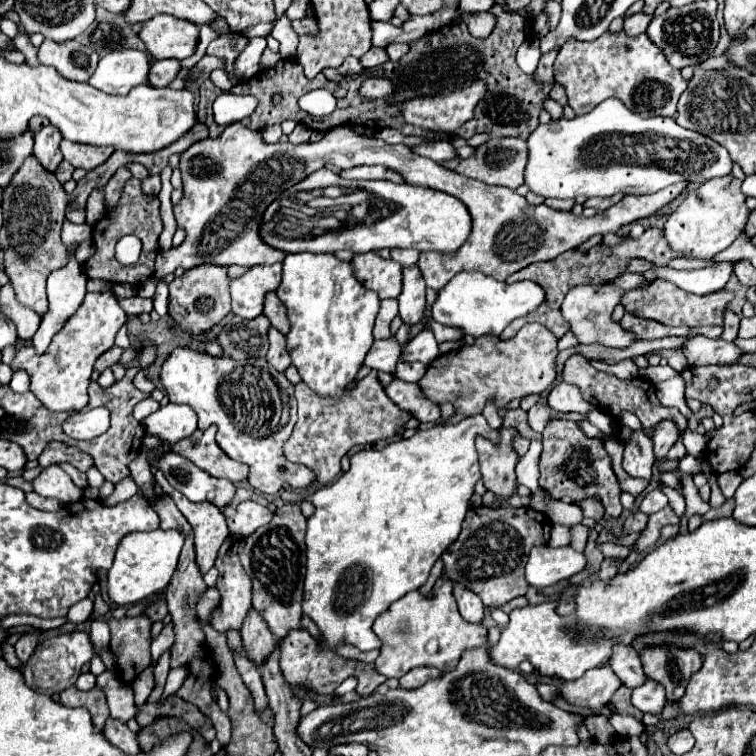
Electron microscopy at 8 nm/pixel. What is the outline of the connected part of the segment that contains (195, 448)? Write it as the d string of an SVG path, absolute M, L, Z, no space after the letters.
M210 425L208 429L196 429L190 437L178 441L178 445L172 447L172 451L184 455L192 463L196 463L200 469L208 471L214 477L230 479L232 483L244 481L248 475L248 467L230 459L216 443L214 439L216 427Z

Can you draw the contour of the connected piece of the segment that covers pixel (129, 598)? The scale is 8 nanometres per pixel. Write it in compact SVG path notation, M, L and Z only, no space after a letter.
M156 529L150 533L130 533L122 537L122 543L118 543L116 555L114 555L114 565L108 571L108 595L114 603L118 605L130 605L136 601L142 601L148 595L160 593L178 563L178 555L182 549L184 537L180 531L164 531Z

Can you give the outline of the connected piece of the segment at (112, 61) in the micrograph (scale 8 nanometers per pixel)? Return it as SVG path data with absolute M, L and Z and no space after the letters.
M138 49L110 51L100 59L88 83L110 95L126 95L132 87L148 81L150 67L152 57L146 51Z

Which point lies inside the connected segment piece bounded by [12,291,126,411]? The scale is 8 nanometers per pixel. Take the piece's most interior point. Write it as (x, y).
(59, 378)

